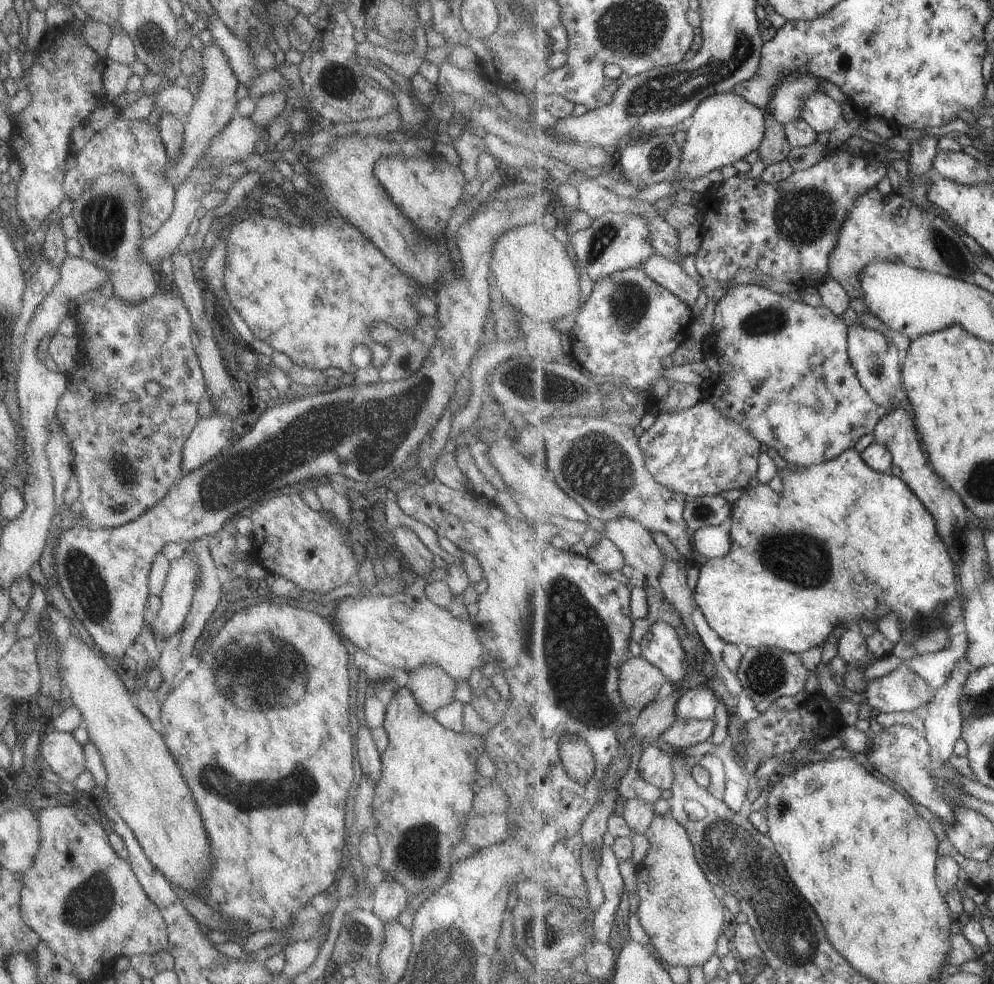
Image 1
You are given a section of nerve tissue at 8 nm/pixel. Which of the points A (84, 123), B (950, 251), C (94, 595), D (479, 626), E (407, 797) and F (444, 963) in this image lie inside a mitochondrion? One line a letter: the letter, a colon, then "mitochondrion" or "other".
A: other
B: mitochondrion
C: mitochondrion
D: other
E: other
F: mitochondrion

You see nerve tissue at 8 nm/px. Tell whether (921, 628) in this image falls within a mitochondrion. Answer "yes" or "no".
yes

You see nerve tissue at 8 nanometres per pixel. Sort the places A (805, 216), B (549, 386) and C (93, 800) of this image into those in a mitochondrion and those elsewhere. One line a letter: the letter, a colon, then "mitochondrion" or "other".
A: mitochondrion
B: mitochondrion
C: other

